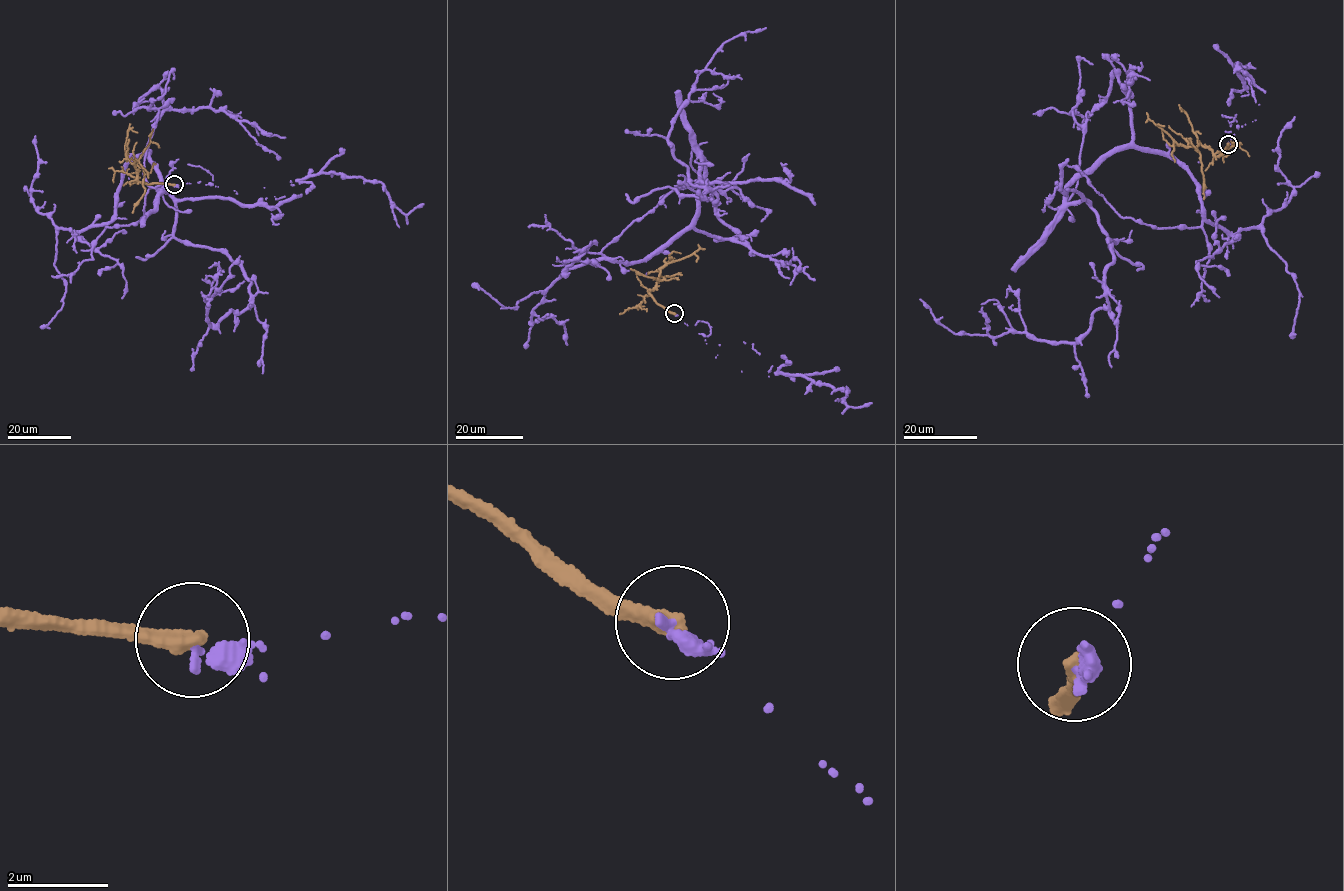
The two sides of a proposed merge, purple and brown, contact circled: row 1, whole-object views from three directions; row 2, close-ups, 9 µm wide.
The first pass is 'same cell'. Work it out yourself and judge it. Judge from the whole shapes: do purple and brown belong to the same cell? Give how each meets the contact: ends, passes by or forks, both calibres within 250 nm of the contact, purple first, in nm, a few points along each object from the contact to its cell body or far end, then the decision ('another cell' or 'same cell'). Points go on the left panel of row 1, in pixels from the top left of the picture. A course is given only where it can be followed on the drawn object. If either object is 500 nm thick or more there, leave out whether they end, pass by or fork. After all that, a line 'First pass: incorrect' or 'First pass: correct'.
purple ends; brown ends; calibres 260 and 360 nm; course purple (174, 185), (123, 176), (146, 151), (174, 237), (251, 282), (212, 326), (204, 299), (239, 255); course brown (174, 185), (147, 183), (137, 178), (133, 163), (148, 145), (153, 129); another cell
First pass: incorrect

